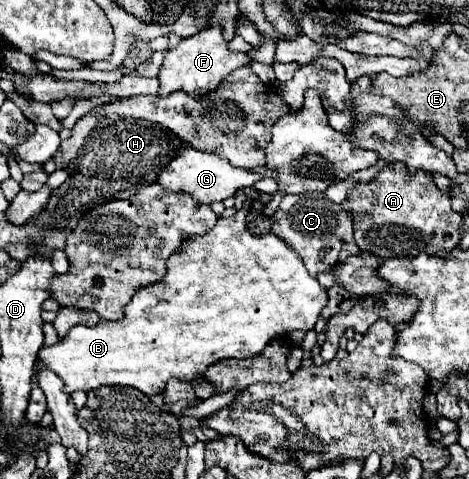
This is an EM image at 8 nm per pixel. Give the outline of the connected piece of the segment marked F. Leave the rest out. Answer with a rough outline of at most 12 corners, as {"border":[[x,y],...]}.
{"border":[[213,24],[167,50],[161,92],[213,92],[249,64]]}

